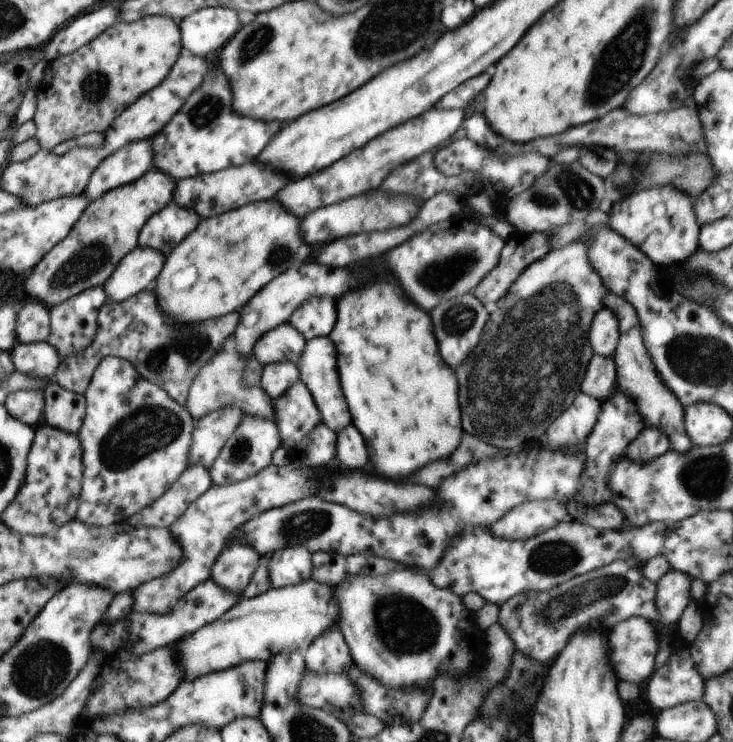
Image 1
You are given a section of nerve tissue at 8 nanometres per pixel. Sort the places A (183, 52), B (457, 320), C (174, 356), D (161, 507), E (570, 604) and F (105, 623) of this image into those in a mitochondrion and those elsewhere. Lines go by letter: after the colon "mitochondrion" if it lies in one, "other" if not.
A: other
B: mitochondrion
C: mitochondrion
D: other
E: mitochondrion
F: other

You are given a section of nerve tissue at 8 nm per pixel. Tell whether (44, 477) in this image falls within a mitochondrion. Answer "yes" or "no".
no

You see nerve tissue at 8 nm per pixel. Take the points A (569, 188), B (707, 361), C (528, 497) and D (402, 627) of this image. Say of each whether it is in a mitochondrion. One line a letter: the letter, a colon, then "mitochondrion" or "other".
A: mitochondrion
B: mitochondrion
C: other
D: mitochondrion

